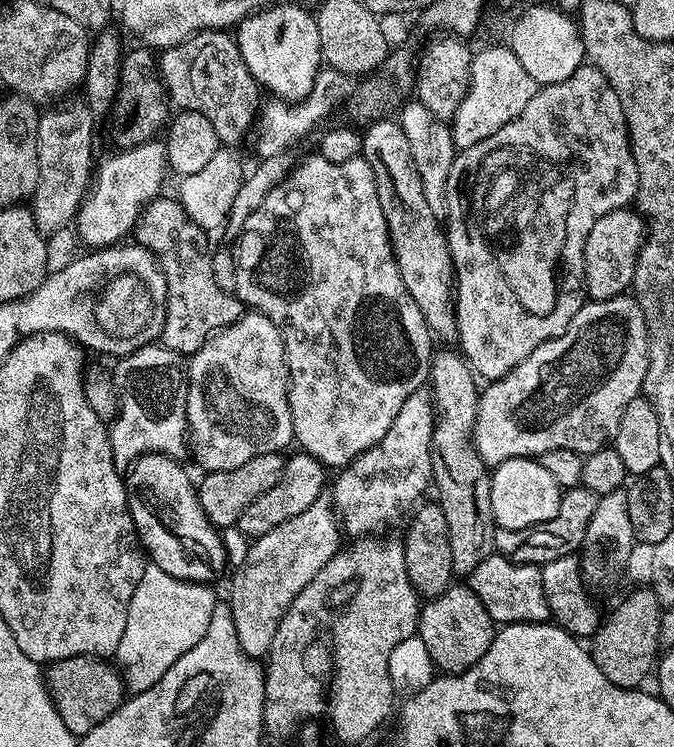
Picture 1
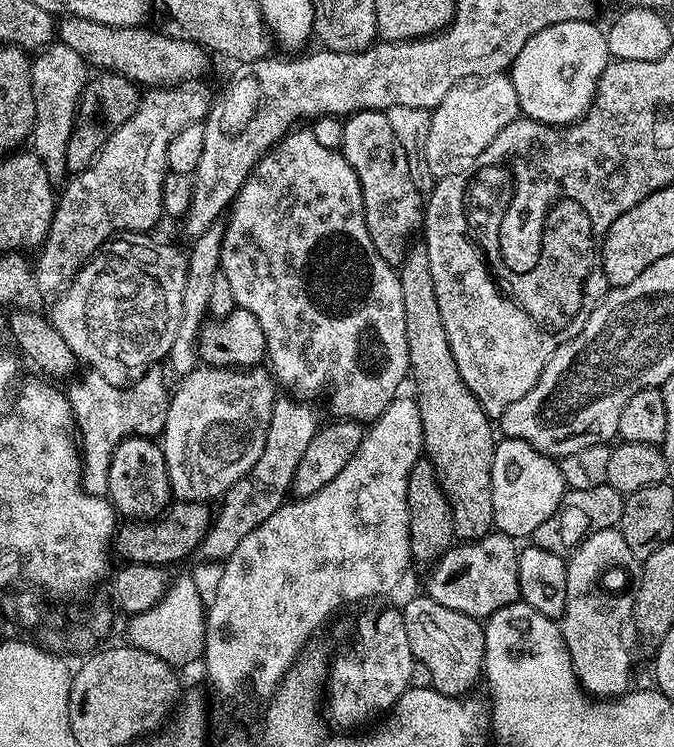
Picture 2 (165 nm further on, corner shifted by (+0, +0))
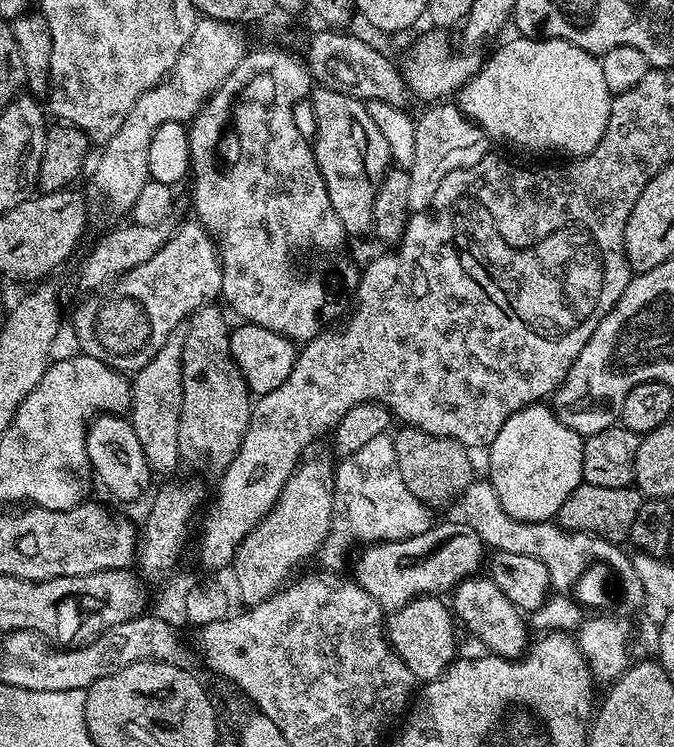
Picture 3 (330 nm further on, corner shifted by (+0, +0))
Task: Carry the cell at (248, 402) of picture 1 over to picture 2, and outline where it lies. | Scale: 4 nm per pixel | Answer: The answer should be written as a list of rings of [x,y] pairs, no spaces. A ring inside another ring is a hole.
[[[198,366],[179,383],[168,401],[162,433],[172,494],[180,502],[210,502],[214,496],[223,497],[258,462],[258,454],[266,446],[270,414],[278,399],[277,385],[264,366],[247,370],[240,366]]]

